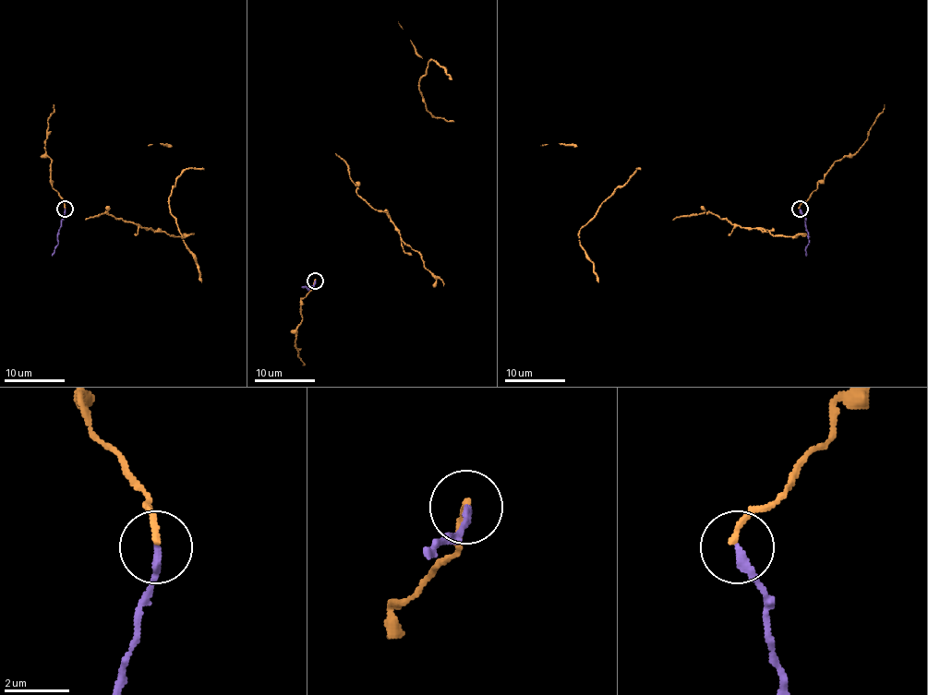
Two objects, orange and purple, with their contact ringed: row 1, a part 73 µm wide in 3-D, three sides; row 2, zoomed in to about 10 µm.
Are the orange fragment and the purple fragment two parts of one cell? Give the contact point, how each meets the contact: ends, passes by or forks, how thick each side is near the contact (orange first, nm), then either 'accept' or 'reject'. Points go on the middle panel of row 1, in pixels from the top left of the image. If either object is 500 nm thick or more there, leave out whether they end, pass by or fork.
place (315, 281); orange ends; purple ends; calibres 180 and 240 nm; accept

